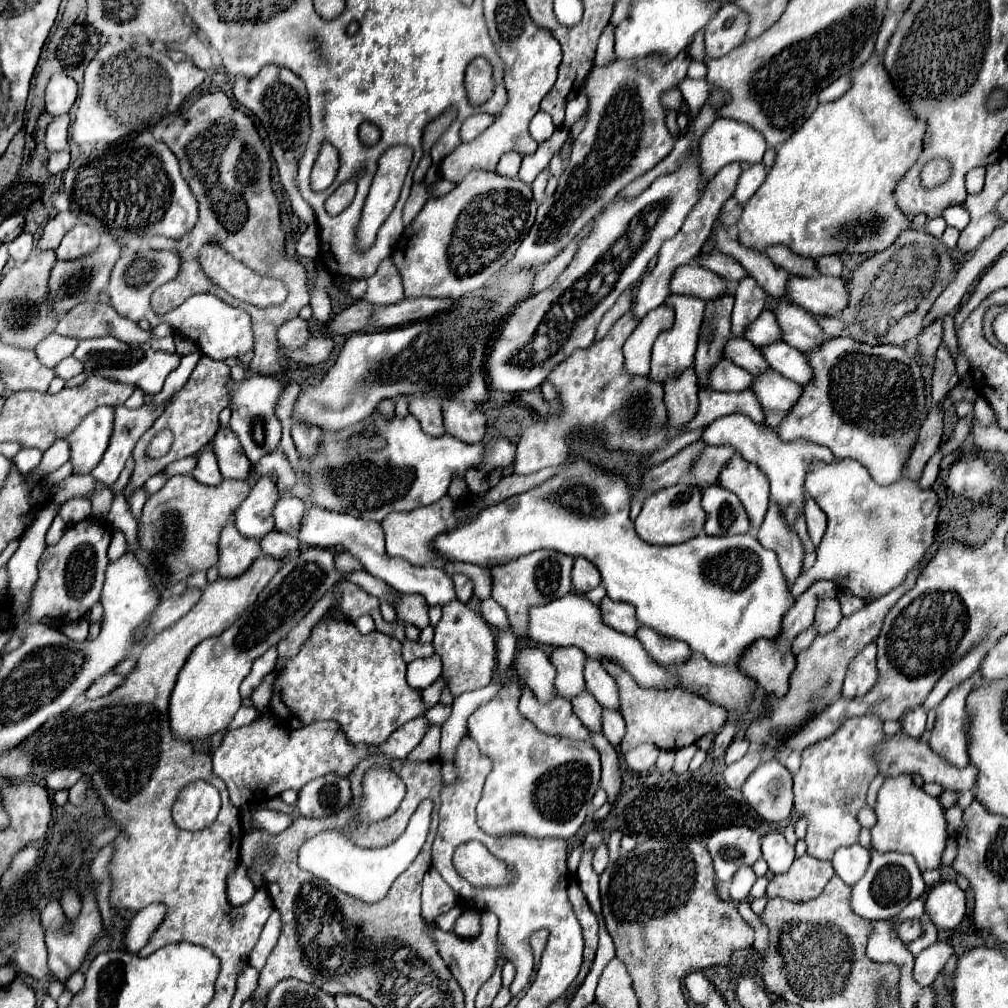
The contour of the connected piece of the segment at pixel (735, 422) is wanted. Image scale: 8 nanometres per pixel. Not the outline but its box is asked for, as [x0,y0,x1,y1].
[701,415,835,527]

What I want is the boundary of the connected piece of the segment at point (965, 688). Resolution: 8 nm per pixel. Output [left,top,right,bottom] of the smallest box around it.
[929,673,985,767]

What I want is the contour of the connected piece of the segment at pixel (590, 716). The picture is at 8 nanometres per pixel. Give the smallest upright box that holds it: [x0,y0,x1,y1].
[571,689,601,733]

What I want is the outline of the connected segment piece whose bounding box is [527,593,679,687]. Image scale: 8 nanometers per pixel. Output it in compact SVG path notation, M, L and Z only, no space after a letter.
M565 595L561 599L555 599L547 605L535 605L529 607L529 625L527 625L527 639L535 641L539 645L575 645L579 647L587 657L591 659L613 659L615 663L623 665L633 679L641 687L677 687L679 681L669 675L665 669L661 669L641 647L641 643L635 637L629 637L625 633L619 633L611 627L607 627L601 621L599 607L579 595Z

